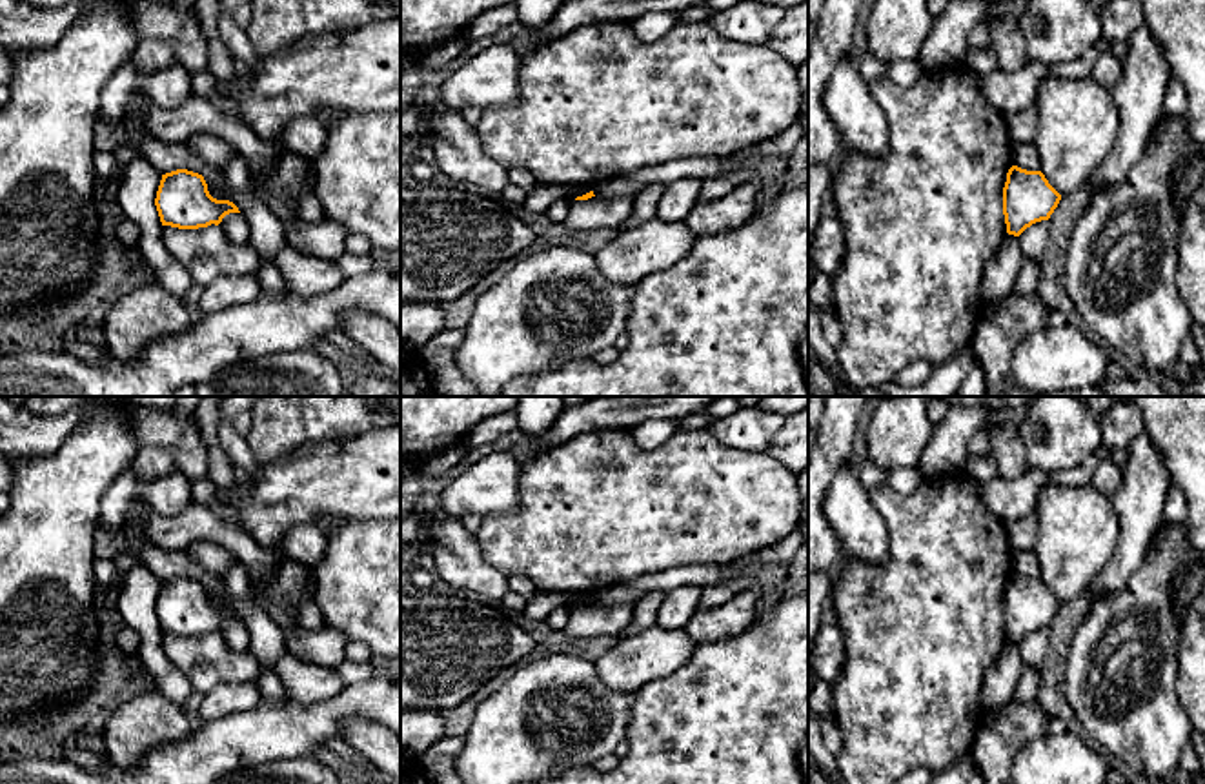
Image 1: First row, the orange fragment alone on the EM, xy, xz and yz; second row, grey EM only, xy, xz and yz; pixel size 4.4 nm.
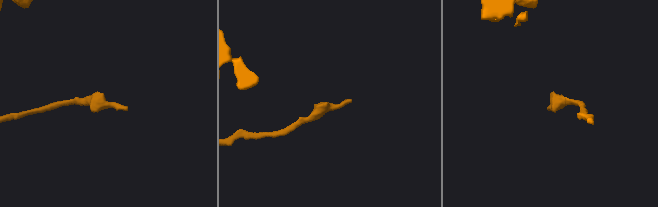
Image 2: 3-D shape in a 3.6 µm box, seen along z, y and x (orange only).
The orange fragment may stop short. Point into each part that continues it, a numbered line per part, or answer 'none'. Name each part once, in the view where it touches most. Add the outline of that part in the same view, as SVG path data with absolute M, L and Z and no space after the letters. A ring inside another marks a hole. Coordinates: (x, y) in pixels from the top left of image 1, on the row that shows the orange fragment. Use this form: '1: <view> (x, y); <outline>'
none

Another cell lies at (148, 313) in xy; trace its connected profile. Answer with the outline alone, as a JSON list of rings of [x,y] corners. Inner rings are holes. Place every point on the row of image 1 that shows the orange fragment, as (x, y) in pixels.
[[[140,284],[106,315],[106,346],[113,357],[137,362],[160,338],[186,333],[189,309],[160,284]]]

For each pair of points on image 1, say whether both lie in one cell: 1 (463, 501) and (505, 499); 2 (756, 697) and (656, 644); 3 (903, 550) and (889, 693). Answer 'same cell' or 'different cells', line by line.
1: same cell
2: different cells
3: same cell

